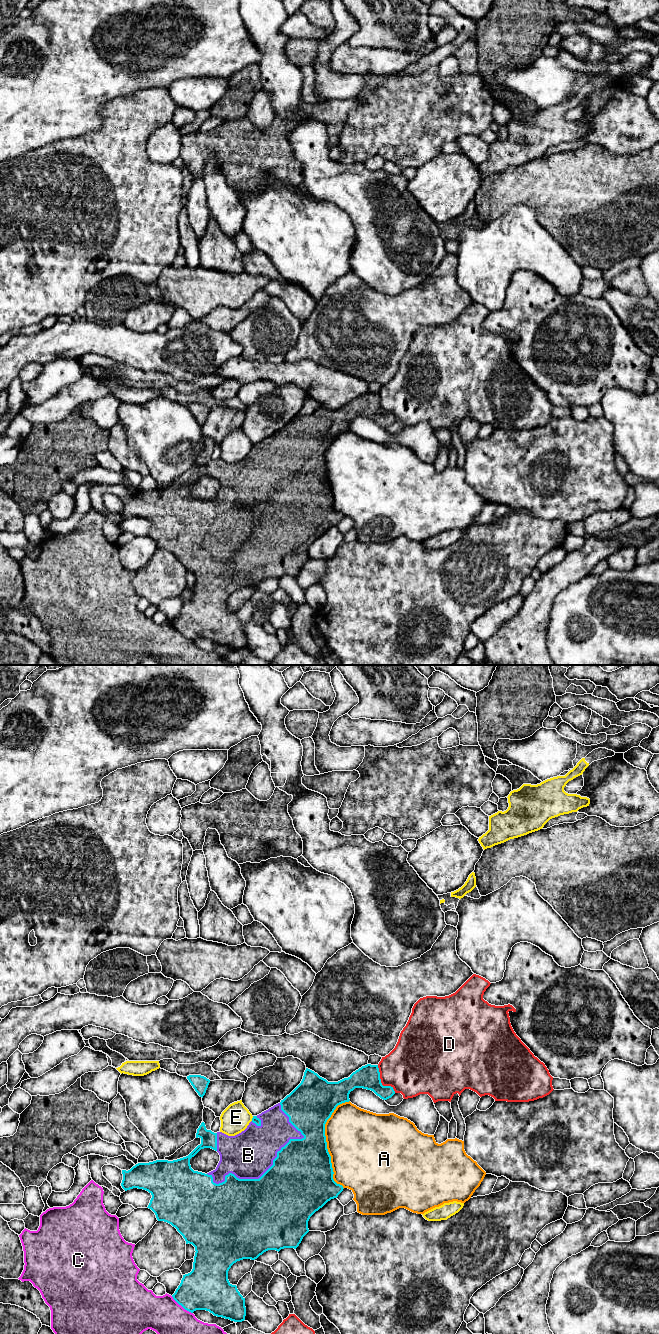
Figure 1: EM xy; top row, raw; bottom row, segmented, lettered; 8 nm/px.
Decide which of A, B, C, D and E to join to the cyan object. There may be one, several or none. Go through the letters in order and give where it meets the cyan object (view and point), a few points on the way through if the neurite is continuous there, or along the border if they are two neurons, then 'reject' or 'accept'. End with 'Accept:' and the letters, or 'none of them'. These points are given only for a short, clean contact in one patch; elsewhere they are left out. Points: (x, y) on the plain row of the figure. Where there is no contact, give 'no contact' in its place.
A: meets cyan in xy at (326, 470); reject
B: meets cyan in xy at (256, 507); accept
C: meets cyan in xy at (182, 634); reject
D: meets cyan in xy at (380, 410); reject
E: meets cyan in xy at (252, 446); reject
Accept: B

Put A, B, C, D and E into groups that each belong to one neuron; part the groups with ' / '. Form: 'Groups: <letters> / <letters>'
Groups: A / B / C / D / E

